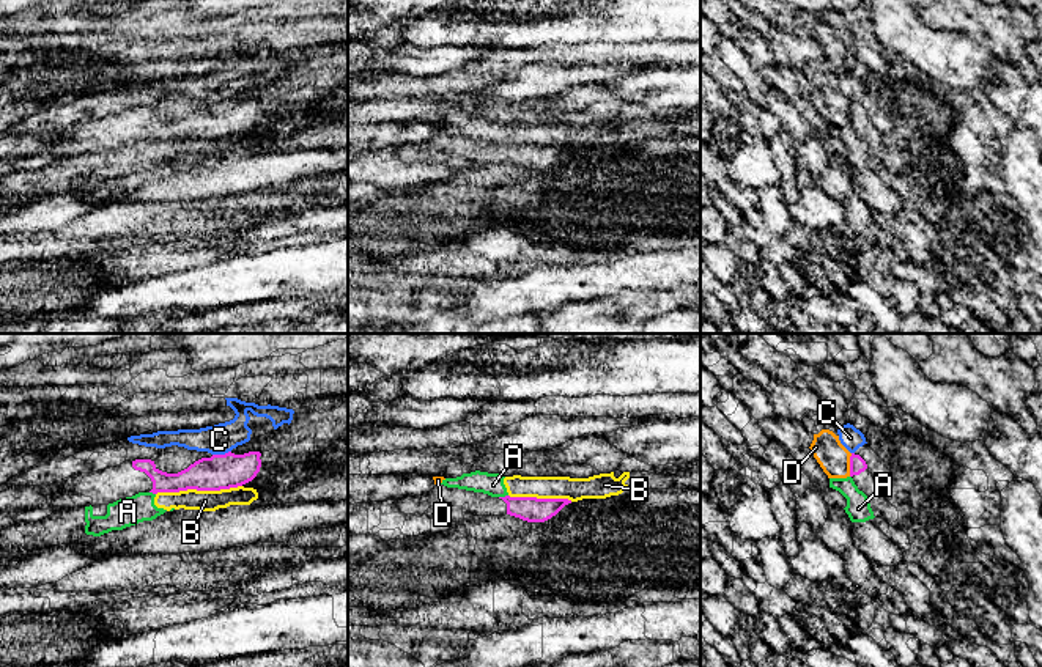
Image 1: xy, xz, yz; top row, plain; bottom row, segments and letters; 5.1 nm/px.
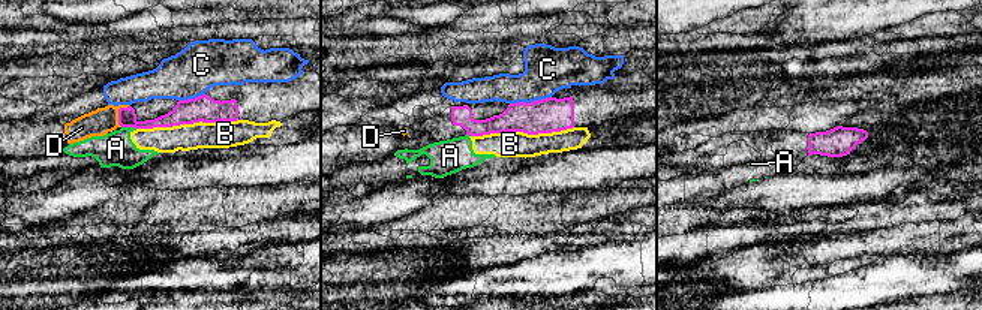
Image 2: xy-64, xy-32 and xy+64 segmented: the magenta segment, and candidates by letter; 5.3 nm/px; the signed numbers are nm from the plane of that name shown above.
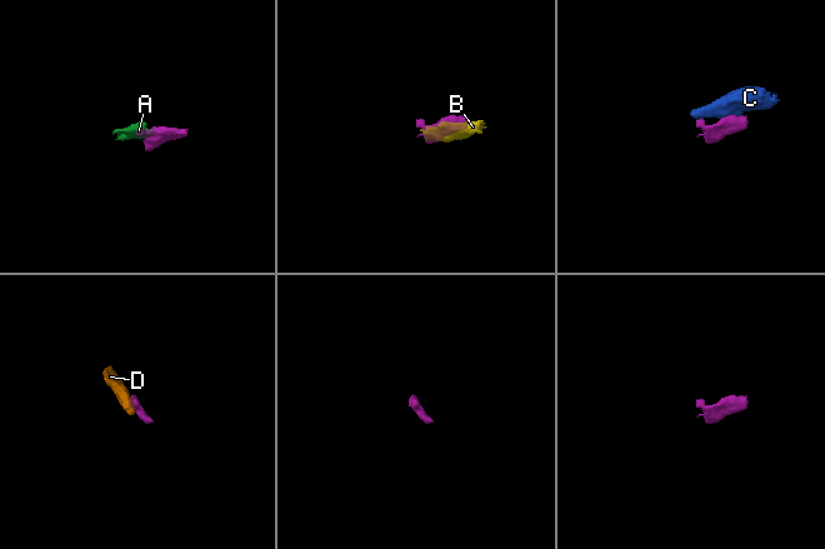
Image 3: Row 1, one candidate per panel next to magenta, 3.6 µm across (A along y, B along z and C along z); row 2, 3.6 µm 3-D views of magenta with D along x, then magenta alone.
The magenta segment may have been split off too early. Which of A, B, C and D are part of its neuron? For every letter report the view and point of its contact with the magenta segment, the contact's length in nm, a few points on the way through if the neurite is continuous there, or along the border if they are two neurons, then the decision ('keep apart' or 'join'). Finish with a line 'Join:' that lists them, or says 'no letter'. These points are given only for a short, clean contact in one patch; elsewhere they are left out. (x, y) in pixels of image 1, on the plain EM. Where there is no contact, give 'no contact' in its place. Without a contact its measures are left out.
A: contact xz (502, 145); length 50 nm; border xz (507, 142), (499, 145); keep apart
B: contact xy (199, 137); length 440 nm; keep apart
C: contact xy (221, 103); length 100 nm; border xy (230, 98), (213, 103); keep apart
D: contact yz (850, 112); length 120 nm; border yz (852, 101), (849, 123); keep apart
Join: no letter

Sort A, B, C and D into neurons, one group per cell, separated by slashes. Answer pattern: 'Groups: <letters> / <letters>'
Groups: A B / C / D

